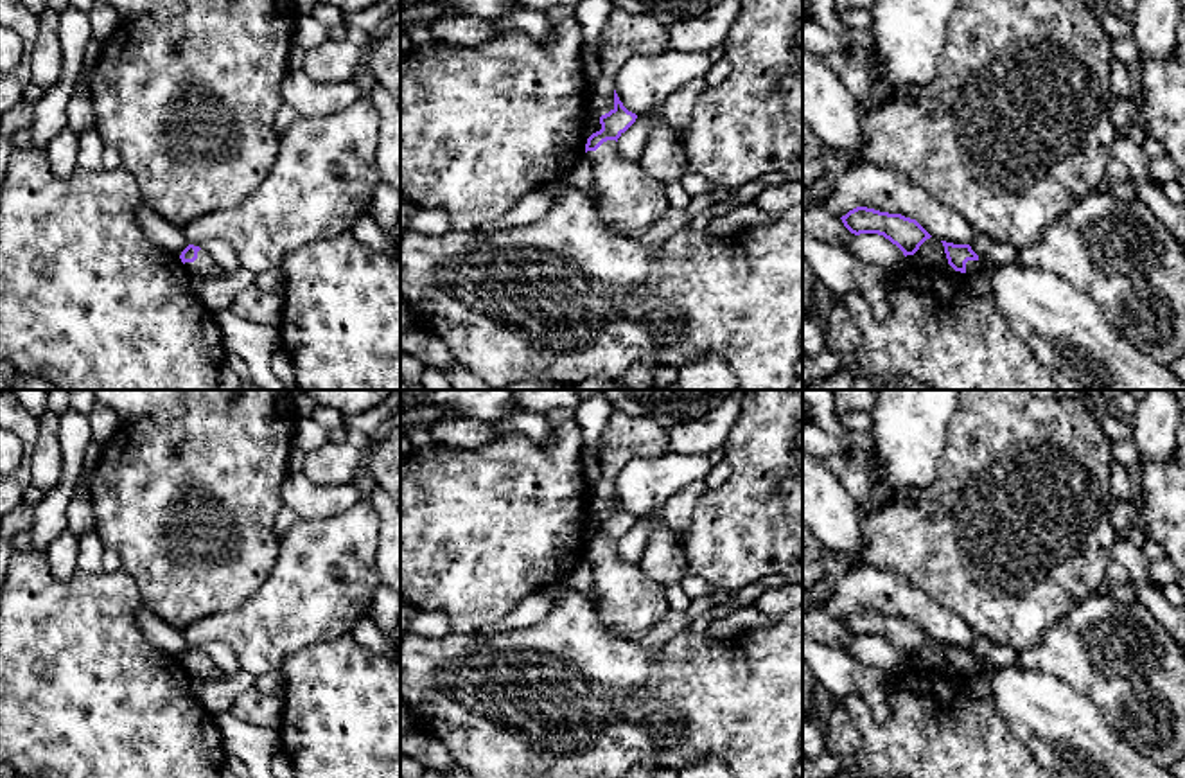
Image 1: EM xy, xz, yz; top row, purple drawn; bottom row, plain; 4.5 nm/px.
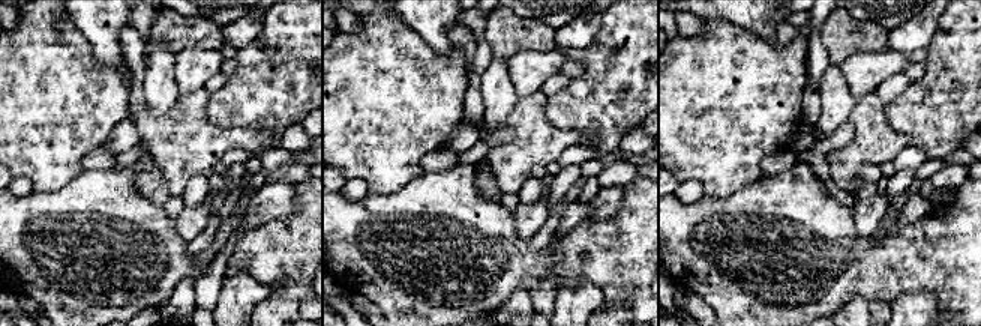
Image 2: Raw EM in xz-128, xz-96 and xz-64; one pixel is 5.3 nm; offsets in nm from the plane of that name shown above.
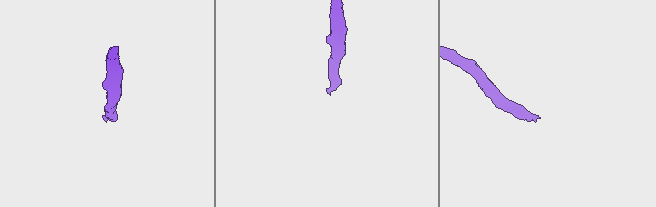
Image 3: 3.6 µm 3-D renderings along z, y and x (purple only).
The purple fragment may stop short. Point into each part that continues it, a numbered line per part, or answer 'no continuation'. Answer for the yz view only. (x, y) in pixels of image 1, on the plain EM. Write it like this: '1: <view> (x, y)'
1: yz (1069, 735)

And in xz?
1: xz (629, 606)

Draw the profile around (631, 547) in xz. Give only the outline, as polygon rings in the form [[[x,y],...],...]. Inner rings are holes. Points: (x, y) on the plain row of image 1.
[[[648,517],[637,519],[636,525],[618,541],[618,555],[621,561],[637,564],[641,561],[652,523]]]

